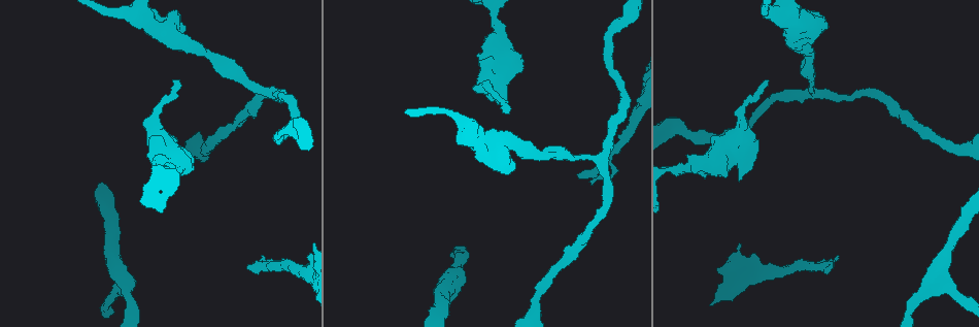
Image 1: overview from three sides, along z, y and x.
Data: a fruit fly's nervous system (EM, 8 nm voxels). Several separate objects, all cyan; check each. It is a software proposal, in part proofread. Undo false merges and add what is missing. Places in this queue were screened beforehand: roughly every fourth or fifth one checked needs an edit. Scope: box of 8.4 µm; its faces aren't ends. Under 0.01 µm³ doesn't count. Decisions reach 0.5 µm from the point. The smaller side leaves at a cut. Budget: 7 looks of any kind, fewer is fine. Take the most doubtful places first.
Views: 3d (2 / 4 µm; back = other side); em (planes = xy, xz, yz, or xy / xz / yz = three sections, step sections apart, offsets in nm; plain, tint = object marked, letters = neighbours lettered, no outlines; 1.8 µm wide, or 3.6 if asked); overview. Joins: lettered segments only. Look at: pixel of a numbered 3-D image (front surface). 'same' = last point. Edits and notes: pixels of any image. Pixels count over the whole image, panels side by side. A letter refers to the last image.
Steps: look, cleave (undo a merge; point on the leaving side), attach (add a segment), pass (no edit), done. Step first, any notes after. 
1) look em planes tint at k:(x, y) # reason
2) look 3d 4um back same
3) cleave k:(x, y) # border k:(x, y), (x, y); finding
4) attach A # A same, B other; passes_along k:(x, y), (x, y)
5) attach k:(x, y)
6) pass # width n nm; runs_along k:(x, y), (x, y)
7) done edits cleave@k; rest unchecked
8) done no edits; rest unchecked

look em planes letters at 1:(509, 112) # thin end

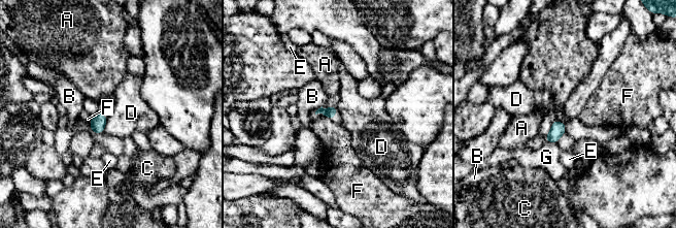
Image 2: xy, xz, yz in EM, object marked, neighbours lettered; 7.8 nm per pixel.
pass # A other, B other, C other, D other, E other, F other, G other; border 2:(555, 119), (564, 124), (566, 131); no lettered segment goes on from it

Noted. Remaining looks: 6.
look 3d 2um at 1:(815, 91) # branch point

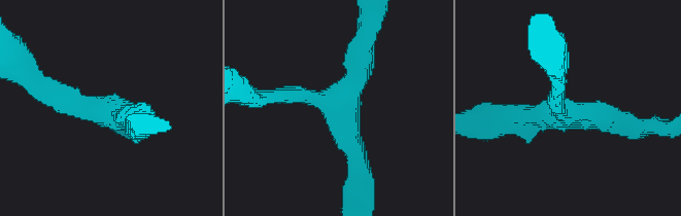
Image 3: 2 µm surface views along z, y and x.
look em planes tint at 3:(105, 113) # arms 3; arm_widths 180, 190, 220 nm

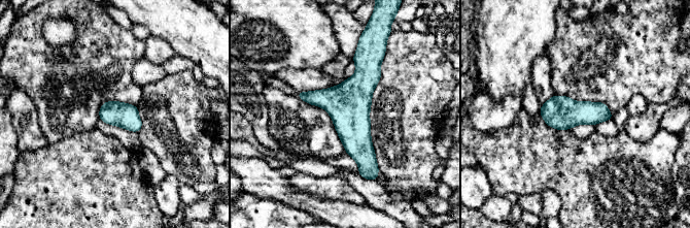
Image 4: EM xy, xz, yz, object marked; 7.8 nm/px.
look em planes letters same

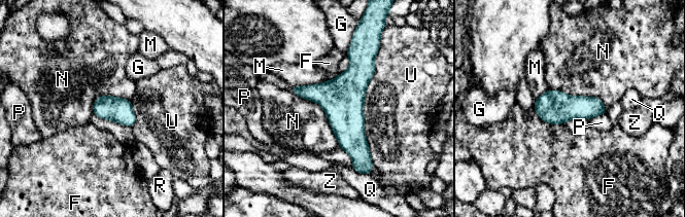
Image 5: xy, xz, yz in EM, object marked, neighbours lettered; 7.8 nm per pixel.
pass # longest_contact U 900 nm; F other, G other, M other, N other, P other, Q other, R other, U other, Z other; border 5:(289, 89), (321, 107), (339, 145); one cell here

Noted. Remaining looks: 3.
look 3d 2um at 1:(248, 265)

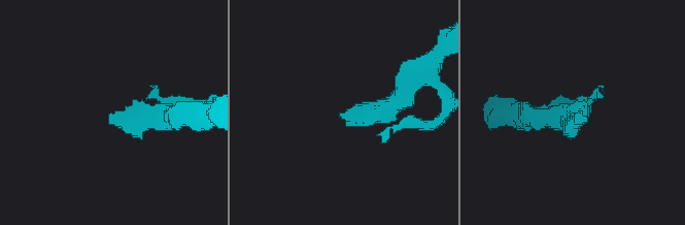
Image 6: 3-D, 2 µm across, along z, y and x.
look em xz step 4 letters at 6:(112, 117)

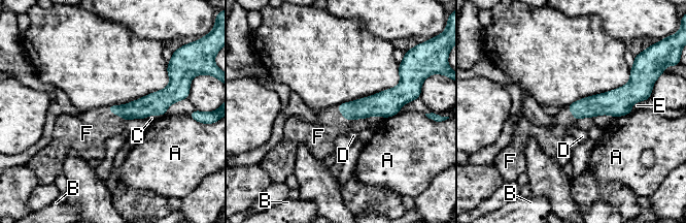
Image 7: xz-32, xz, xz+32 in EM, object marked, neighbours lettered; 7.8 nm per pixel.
look em planes letters same

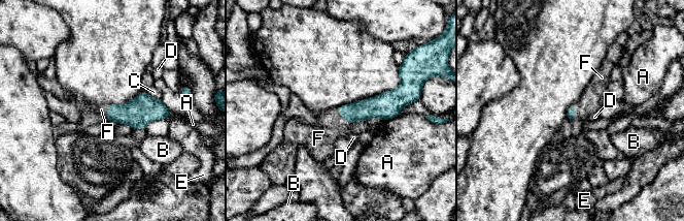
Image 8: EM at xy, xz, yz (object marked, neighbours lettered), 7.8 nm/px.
attach F # A other, B other, C other, D other, E other, F same; passes_along 8:(373, 107), (343, 117), (319, 138); the cell continues

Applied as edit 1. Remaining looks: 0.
done edits attach@8; rest unchecked

